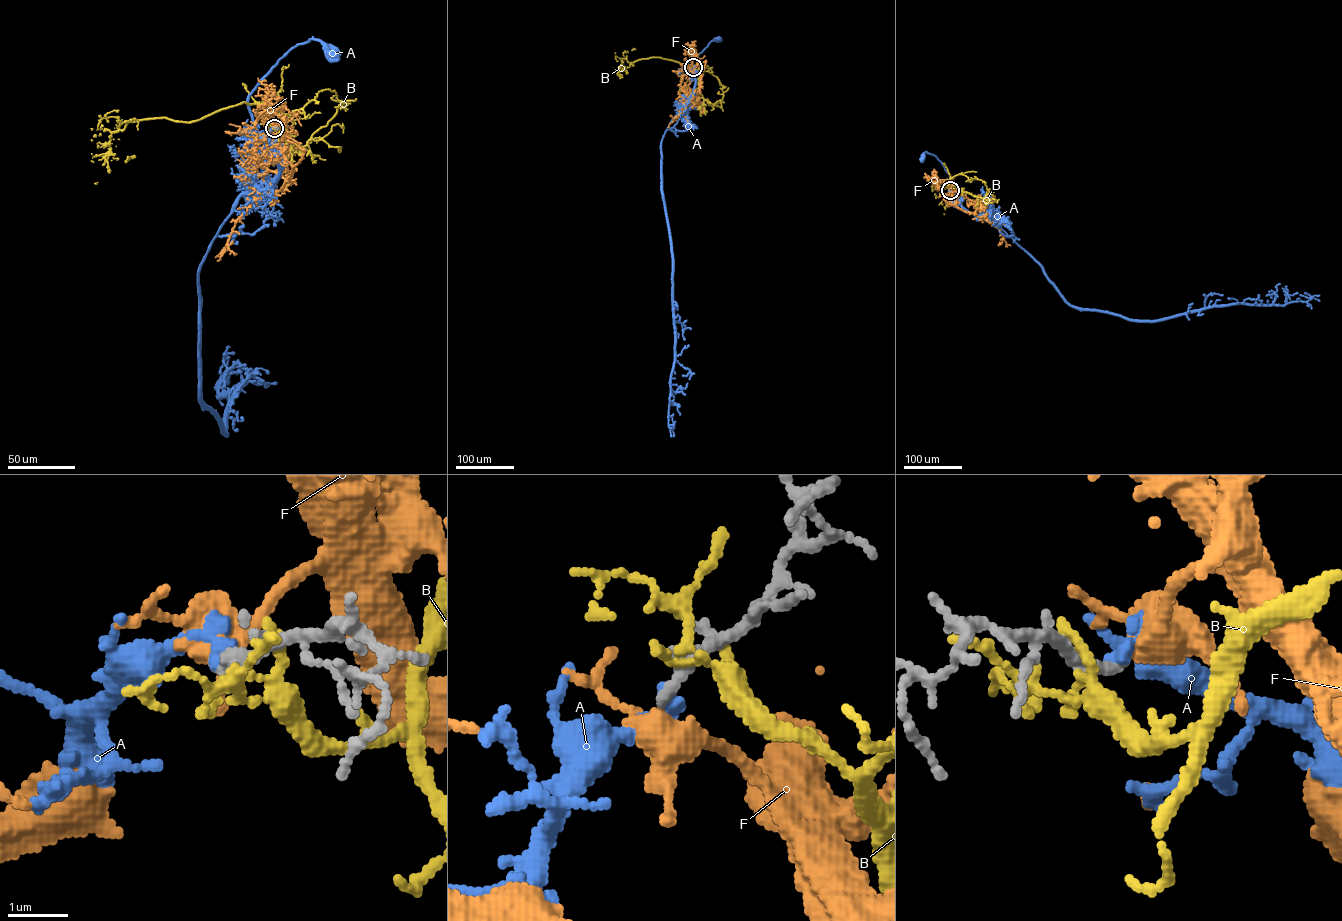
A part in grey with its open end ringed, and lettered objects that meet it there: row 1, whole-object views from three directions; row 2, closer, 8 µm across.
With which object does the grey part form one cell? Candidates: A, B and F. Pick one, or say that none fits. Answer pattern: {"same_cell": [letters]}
{"same_cell": ["F"]}

